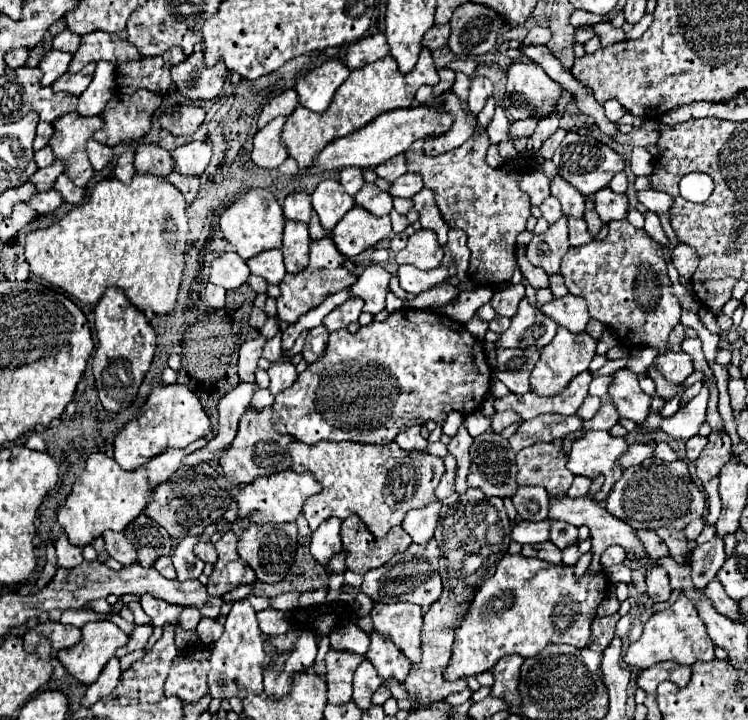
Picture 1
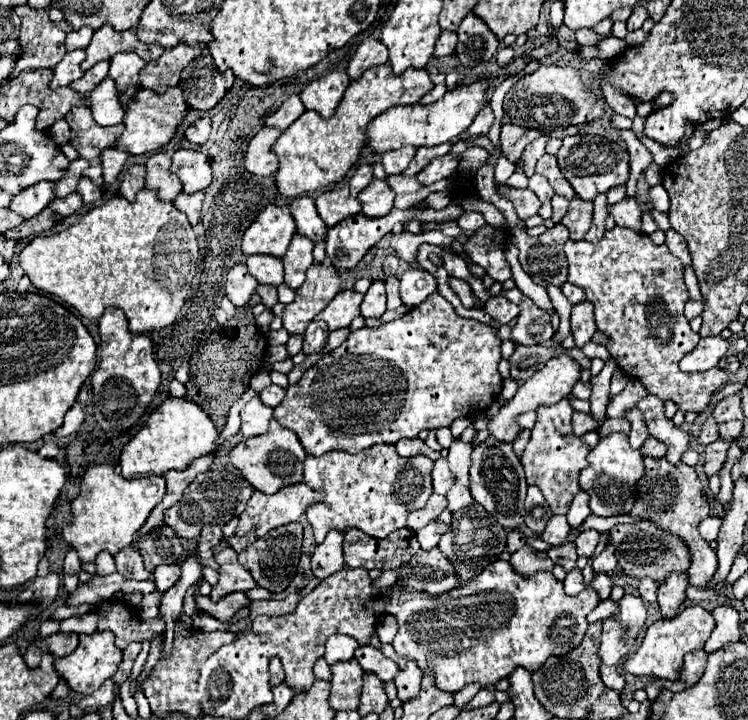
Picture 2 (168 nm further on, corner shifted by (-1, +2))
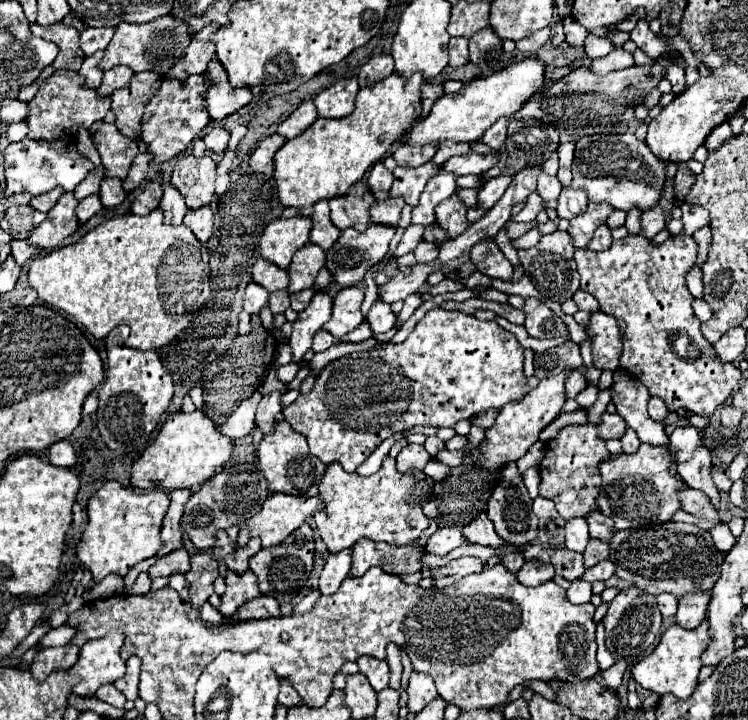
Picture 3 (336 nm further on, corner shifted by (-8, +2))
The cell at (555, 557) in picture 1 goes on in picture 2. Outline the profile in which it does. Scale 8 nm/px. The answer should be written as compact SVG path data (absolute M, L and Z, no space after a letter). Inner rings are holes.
M523 546L521 550L517 550L509 562L513 570L521 576L533 576L541 570L551 570L555 566L551 564L549 556L545 556L545 552L537 552L531 546Z

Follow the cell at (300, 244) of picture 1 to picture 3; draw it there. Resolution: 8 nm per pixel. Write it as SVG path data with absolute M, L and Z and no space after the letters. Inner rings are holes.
M306 244L306 248L300 248L294 254L294 260L288 268L288 276L290 276L290 286L288 292L300 292L306 288L314 286L314 278L318 274L318 270L324 266L324 250L314 246L314 244Z

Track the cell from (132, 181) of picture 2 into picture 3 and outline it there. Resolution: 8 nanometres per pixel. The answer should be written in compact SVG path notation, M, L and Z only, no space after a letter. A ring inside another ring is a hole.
M146 182L144 190L138 194L138 198L132 204L132 212L146 216L150 210L158 206L160 198L162 198L162 186L158 182Z

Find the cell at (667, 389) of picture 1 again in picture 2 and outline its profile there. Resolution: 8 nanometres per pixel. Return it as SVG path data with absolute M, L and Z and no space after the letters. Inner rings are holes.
M615 226L613 230L605 232L605 236L593 246L593 250L591 244L585 240L567 240L563 250L569 262L567 280L575 286L581 286L587 294L587 300L595 306L597 328L605 336L609 336L607 350L615 358L617 366L627 376L641 380L649 394L655 394L661 400L673 400L683 412L703 412L709 406L711 396L727 384L727 372L719 366L697 374L687 374L679 370L679 360L691 350L695 350L699 334L691 330L687 318L683 316L683 306L689 300L689 292L683 282L683 266L679 258L675 260L675 256L669 252L667 244L655 246L647 234Z

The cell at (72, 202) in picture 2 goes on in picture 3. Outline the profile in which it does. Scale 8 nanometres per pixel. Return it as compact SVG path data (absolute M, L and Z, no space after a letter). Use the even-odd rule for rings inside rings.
M94 194L94 196L88 196L84 200L78 202L78 208L76 208L76 216L80 222L86 222L88 218L92 218L96 212L100 212L102 204L100 204L100 198Z

